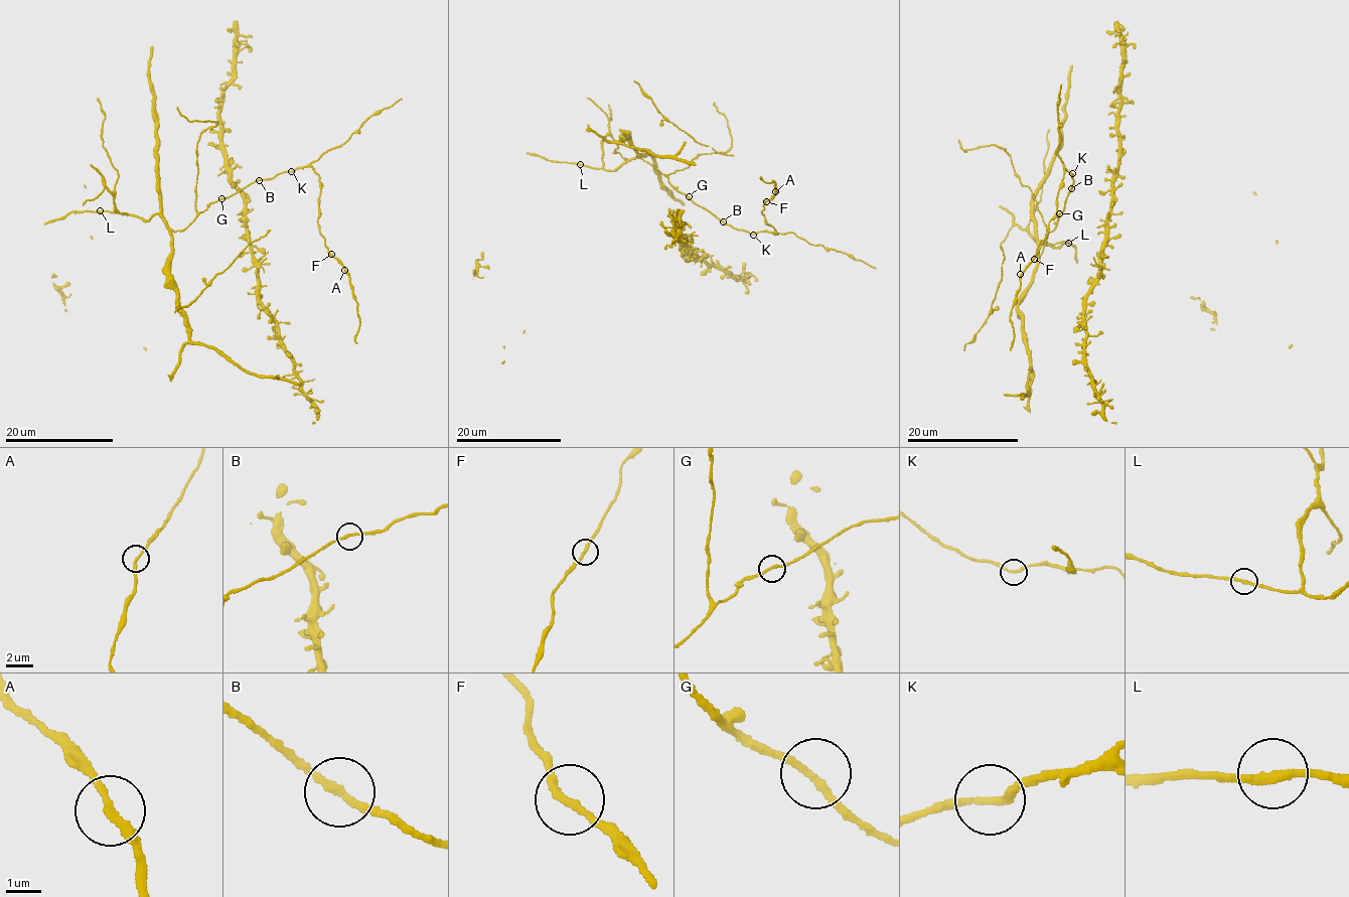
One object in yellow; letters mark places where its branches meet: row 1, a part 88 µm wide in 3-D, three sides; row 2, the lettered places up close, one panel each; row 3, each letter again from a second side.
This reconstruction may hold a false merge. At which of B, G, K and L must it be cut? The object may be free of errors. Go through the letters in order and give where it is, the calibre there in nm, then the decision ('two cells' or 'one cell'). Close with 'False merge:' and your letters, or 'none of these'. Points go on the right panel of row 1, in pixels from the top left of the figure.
B: (1071, 188) | 200 nm | one cell
G: (1059, 213) | 200 nm | one cell
K: (1072, 173) | 220 nm | one cell
L: (1068, 243) | 240 nm | one cell
False merge: none of these

